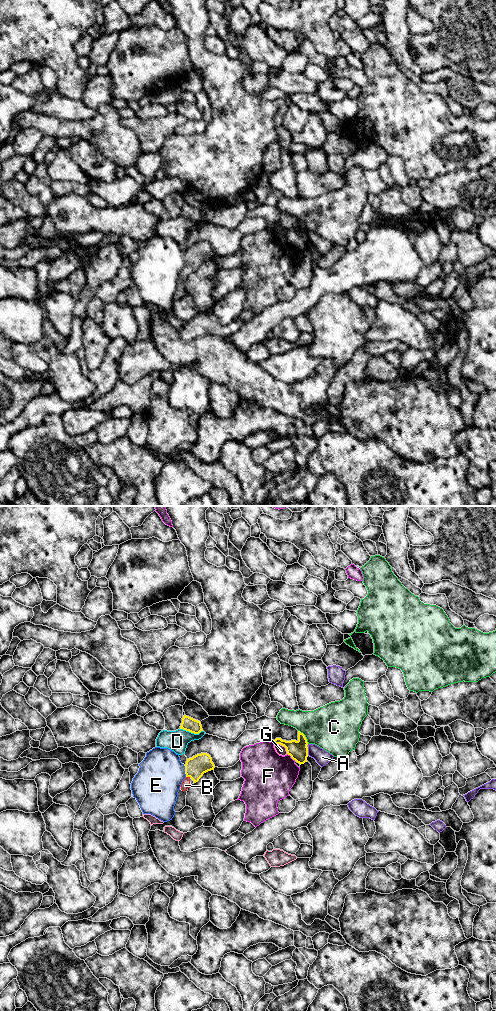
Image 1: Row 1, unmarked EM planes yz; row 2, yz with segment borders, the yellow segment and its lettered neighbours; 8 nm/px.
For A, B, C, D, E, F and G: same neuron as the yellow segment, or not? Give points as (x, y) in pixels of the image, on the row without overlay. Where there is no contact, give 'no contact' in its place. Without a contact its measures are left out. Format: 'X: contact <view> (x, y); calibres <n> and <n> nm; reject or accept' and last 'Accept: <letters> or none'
A: contact yz (307, 239); calibres 160 and 120 nm; reject
B: contact yz (188, 264); calibres 170 and 70 nm; accept
C: contact yz (304, 224); calibres 160 and 380 nm; reject
D: contact yz (191, 220); calibres 110 and 170 nm; reject
E: contact yz (185, 259); calibres 170 and 360 nm; reject
F: contact yz (291, 245); calibres 160 and 380 nm; reject
G: contact yz (283, 233); calibres 160 and 80 nm; reject
Accept: B

